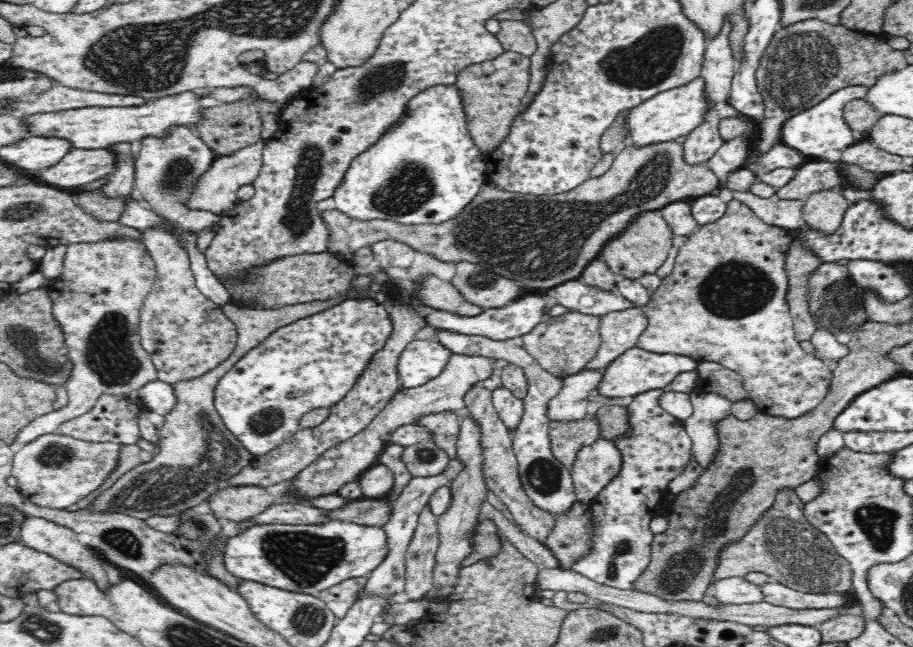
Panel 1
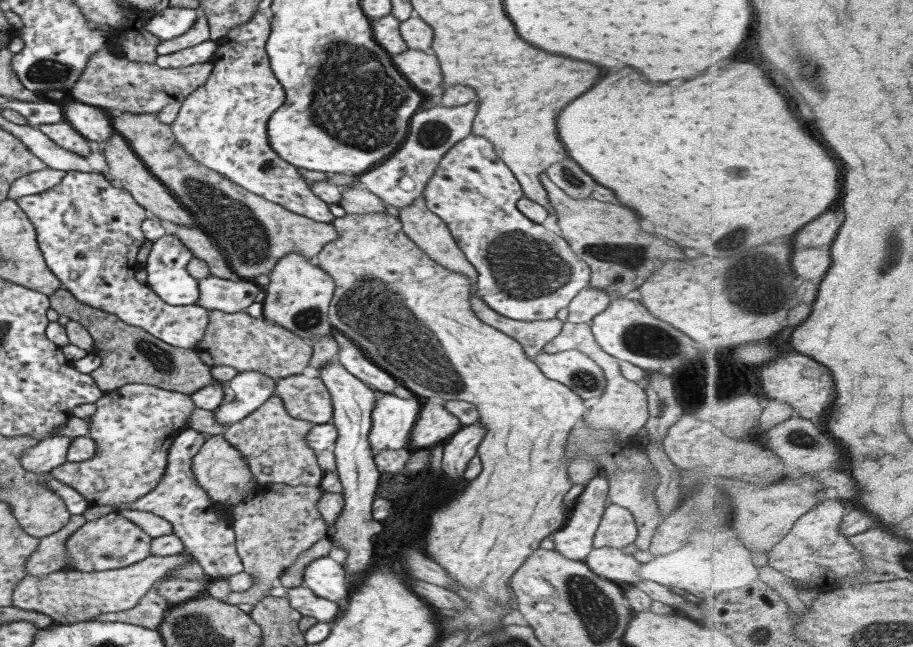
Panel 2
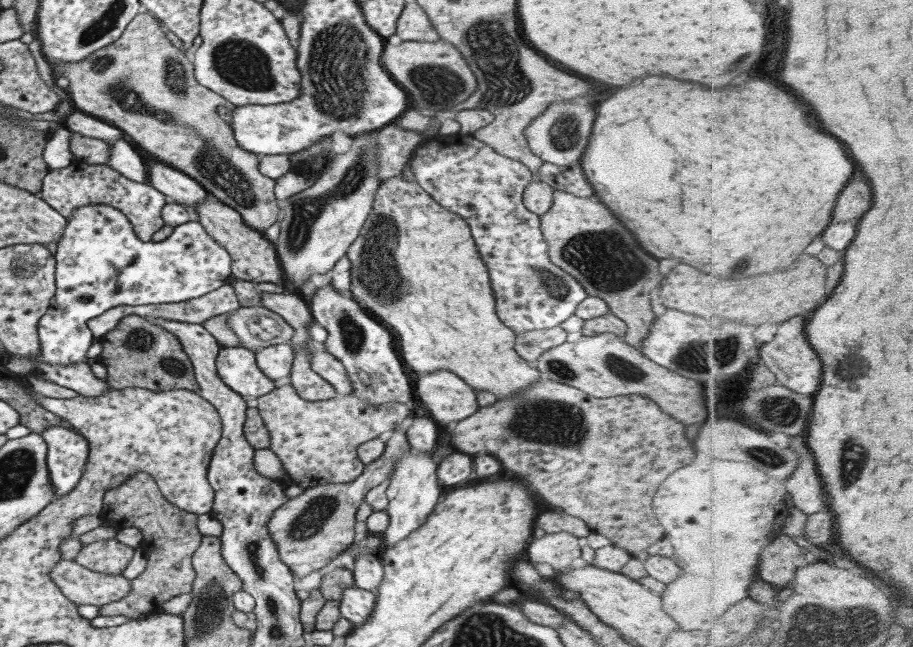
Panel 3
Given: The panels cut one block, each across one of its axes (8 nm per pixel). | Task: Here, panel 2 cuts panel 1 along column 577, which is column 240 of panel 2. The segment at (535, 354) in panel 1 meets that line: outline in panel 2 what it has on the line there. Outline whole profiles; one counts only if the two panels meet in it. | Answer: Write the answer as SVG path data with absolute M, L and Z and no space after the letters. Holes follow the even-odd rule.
M211 310L209 314L210 323L206 327L206 333L194 349L201 362L210 368L232 366L238 373L254 370L277 380L302 373L311 361L313 348L306 339L265 318L252 318L245 311L225 313Z

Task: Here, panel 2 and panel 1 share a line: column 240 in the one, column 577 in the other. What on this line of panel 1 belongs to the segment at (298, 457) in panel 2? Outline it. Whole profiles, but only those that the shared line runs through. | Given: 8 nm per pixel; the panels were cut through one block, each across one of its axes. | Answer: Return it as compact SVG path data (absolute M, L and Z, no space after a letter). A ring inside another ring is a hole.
M591 415L580 420L553 420L548 435L553 455L570 469L580 448L600 439L600 423Z

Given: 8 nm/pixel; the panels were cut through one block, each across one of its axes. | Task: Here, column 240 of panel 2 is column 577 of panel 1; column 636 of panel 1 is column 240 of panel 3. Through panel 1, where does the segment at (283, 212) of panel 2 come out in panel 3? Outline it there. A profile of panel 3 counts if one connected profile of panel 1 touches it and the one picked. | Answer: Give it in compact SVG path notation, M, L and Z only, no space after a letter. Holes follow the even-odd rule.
M143 9L128 23L128 26L124 29L120 38L112 42L112 44L107 44L104 48L99 48L96 52L89 54L79 63L59 62L55 65L50 64L50 66L53 67L53 77L55 80L68 80L69 88L67 91L70 95L69 101L74 103L79 111L96 117L106 124L118 127L125 136L130 136L134 142L148 151L152 156L156 157L160 162L197 180L210 194L212 194L212 198L220 200L220 202L227 204L230 208L234 208L236 212L242 216L244 224L257 231L265 231L270 225L273 225L277 221L278 216L282 214L279 207L280 201L275 197L275 180L273 178L268 178L268 176L264 176L263 173L259 171L258 156L240 148L236 143L232 127L226 120L222 120L220 114L218 114L218 108L224 106L226 100L222 98L222 96L216 95L212 90L208 90L208 88L198 84L198 81L194 78L194 63L186 58L184 51L172 45L172 42L166 37L158 21L159 18L156 17L154 13Z

